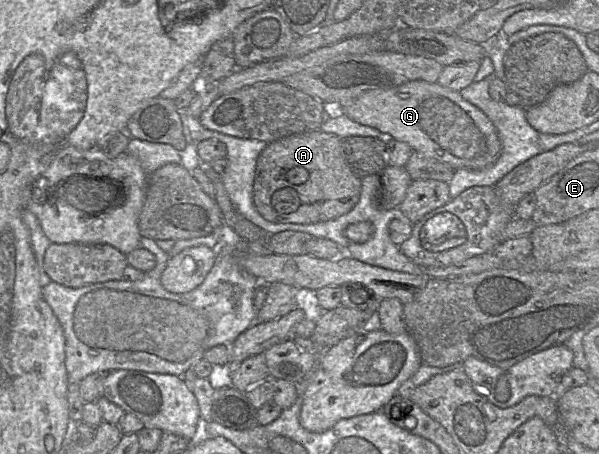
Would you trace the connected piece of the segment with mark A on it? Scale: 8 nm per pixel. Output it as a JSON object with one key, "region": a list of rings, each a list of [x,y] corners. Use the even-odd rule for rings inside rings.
{"region":[[[314,130],[272,141],[257,158],[253,182],[253,204],[272,223],[313,224],[336,219],[357,204],[361,178],[349,168],[342,138]]]}

